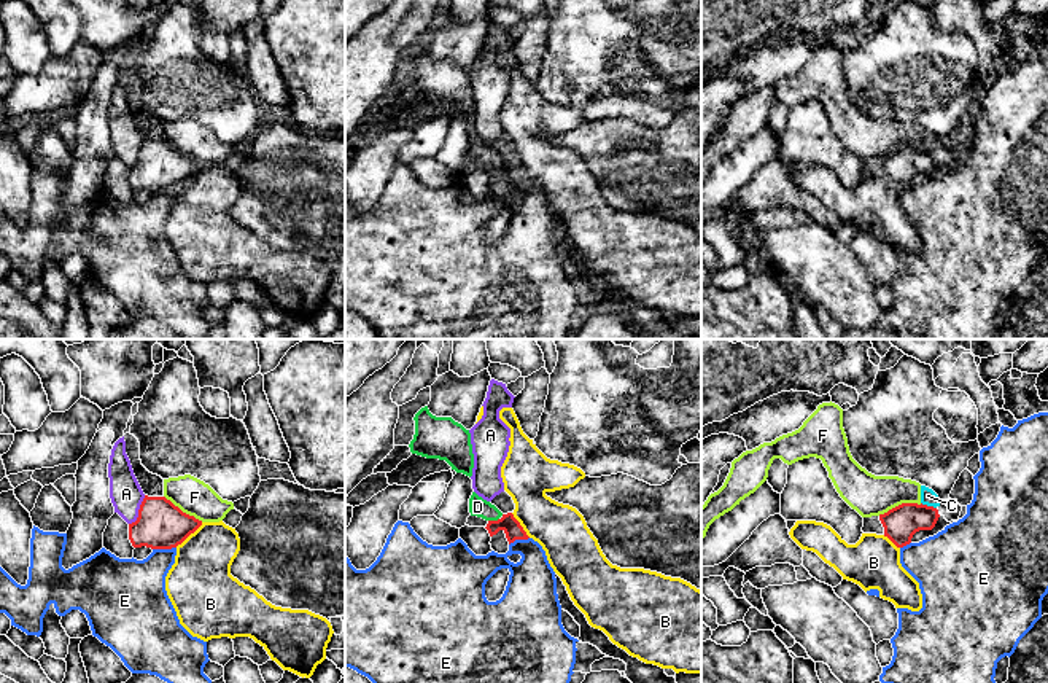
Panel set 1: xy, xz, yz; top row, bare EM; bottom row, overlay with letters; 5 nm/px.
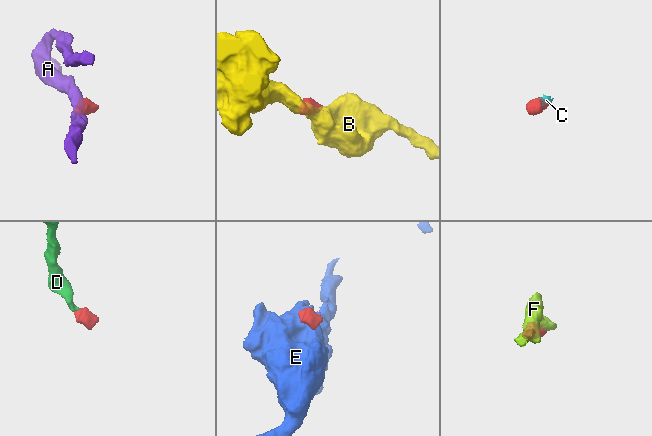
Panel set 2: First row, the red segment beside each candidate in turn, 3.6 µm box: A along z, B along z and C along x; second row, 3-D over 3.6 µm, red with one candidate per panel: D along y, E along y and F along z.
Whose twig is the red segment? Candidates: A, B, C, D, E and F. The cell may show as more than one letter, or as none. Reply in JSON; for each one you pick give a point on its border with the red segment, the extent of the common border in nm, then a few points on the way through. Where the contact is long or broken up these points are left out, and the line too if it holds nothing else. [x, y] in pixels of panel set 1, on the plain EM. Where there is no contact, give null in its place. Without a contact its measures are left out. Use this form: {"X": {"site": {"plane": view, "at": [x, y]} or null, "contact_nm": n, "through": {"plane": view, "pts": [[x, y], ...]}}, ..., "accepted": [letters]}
{"D": {"site": {"plane": "xz", "at": [493, 164]}, "contact_nm": 60, "through": {"plane": "xz", "pts": [[512, 172], [493, 164], [477, 150]]}}, "accepted": ["D"]}

